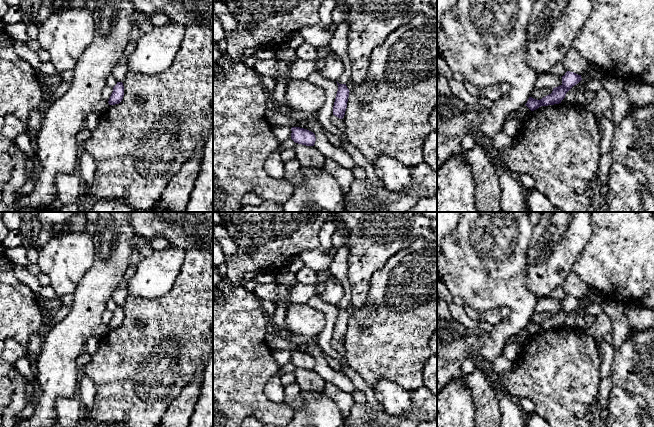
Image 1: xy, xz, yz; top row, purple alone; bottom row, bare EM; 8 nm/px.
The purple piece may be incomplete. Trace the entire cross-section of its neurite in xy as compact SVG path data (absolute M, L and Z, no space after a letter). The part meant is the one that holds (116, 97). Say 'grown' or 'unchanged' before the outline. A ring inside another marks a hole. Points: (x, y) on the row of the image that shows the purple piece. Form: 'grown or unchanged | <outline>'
unchanged | M117 82L117 84L113 87L113 92L109 98L109 105L119 104L124 96L124 86L122 82Z

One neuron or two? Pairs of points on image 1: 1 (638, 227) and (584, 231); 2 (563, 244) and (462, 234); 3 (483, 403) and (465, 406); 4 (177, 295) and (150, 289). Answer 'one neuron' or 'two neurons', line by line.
1: two neurons
2: two neurons
3: two neurons
4: two neurons

